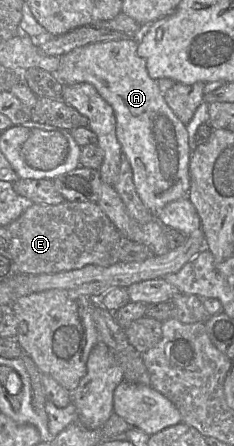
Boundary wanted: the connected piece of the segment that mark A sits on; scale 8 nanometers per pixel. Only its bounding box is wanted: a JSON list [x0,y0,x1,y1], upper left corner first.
[52,39,191,213]

